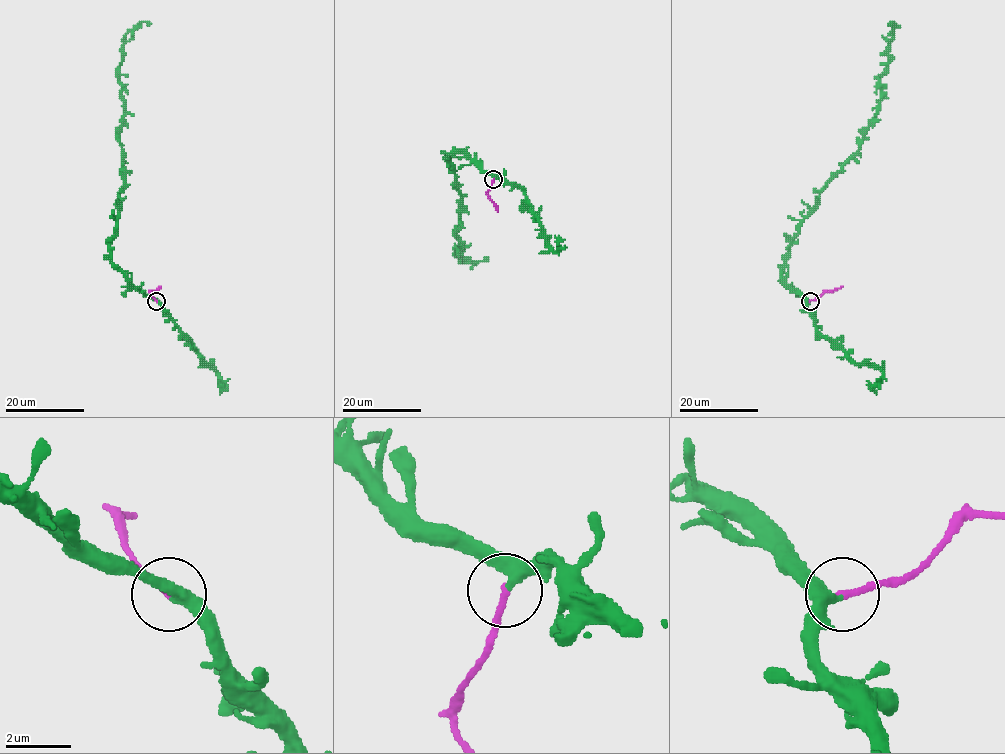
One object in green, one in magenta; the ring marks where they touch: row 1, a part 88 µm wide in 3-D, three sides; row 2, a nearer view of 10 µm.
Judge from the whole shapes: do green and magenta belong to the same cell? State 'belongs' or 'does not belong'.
does not belong

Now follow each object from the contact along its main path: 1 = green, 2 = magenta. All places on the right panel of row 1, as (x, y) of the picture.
1: (810, 301), (782, 279), (787, 247), (877, 112), (893, 34), (888, 23)
2: (810, 301), (843, 286)

